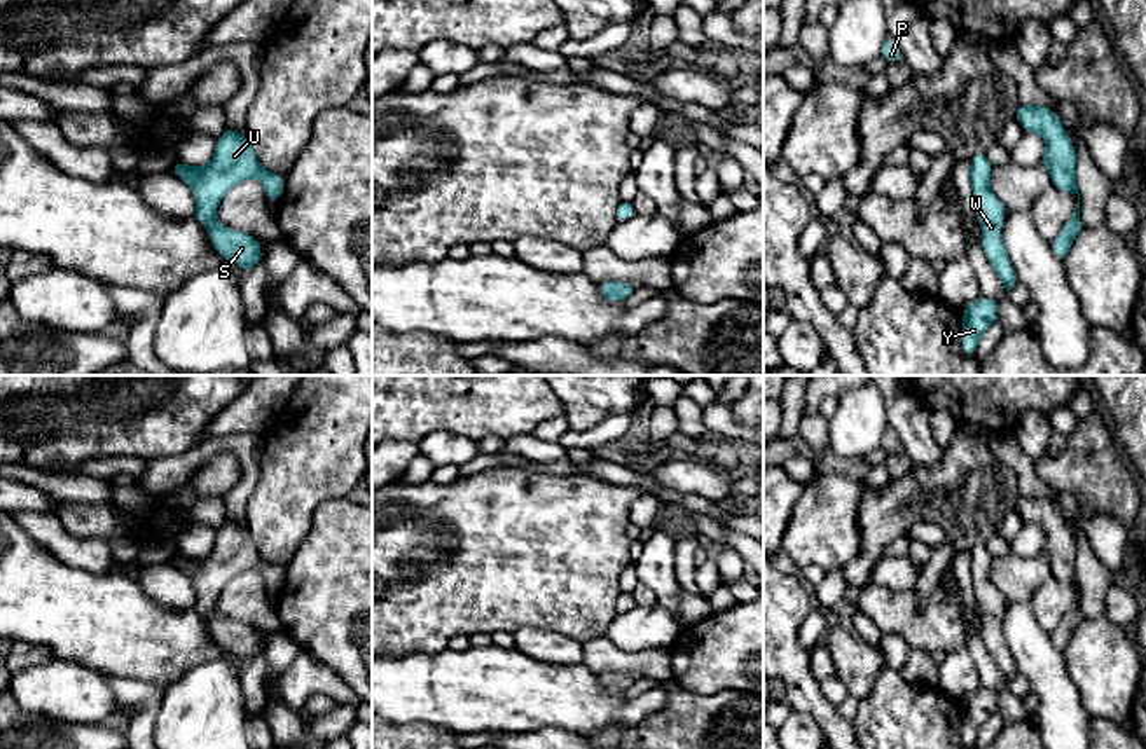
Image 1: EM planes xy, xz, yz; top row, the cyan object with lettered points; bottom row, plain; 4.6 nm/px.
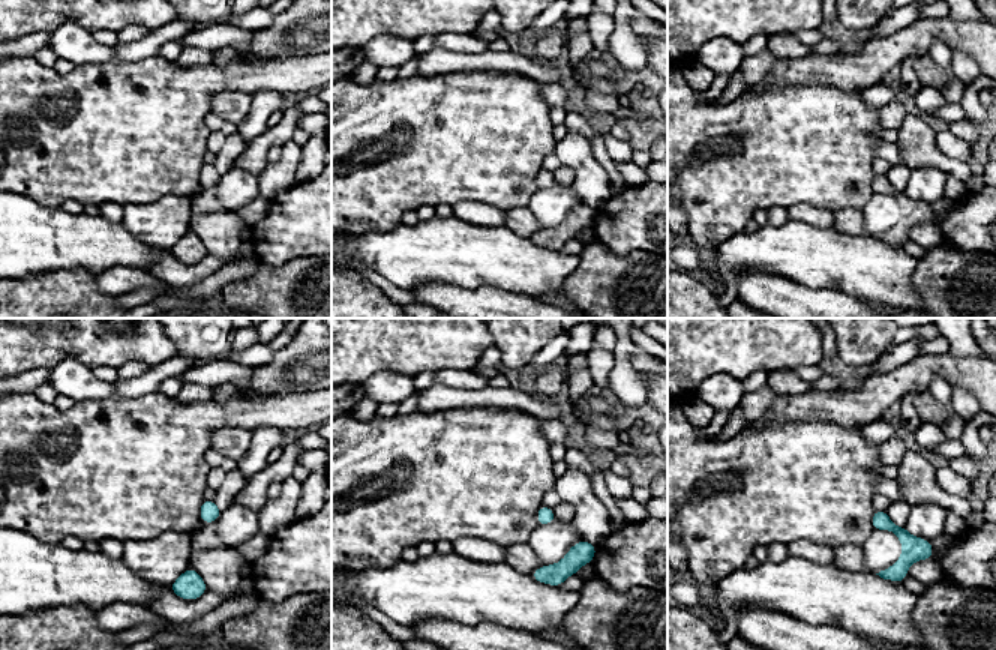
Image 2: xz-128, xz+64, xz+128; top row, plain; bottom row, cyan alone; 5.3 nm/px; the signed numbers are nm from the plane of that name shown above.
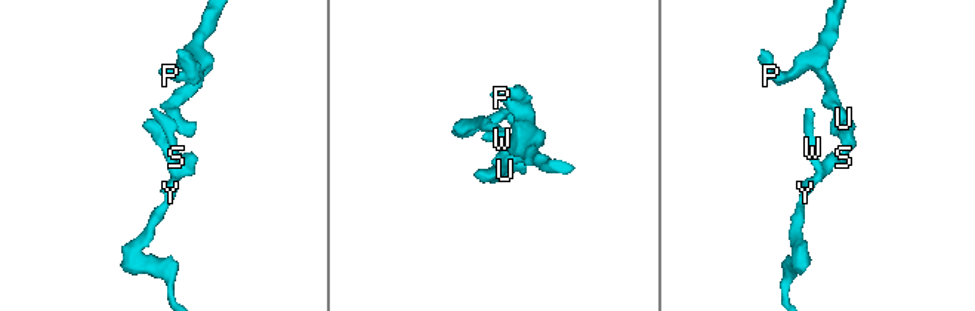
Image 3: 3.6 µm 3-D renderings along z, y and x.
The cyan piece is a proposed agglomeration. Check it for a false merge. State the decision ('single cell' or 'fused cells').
single cell

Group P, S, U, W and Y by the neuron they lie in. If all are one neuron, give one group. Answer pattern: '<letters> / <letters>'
P S U W Y

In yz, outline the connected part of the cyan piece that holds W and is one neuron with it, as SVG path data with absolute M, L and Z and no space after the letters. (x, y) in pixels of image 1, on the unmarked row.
M984 541L970 550L970 576L973 580L973 594L977 597L977 611L982 620L982 639L994 663L1006 677L1008 684L1017 672L1013 655L1006 644L1001 618L1006 599L989 578L992 557Z

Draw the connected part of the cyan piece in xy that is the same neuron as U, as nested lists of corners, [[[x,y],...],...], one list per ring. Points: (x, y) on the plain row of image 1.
[[[229,517],[215,533],[215,545],[208,555],[187,557],[176,550],[169,564],[192,580],[194,608],[206,618],[215,642],[245,662],[253,660],[262,649],[260,634],[250,625],[217,616],[217,599],[236,574],[250,569],[257,569],[269,592],[276,594],[285,583],[285,567],[264,560],[250,529]]]

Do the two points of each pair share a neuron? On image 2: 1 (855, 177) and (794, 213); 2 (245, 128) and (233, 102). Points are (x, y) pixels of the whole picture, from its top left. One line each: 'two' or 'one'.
1: two
2: two

